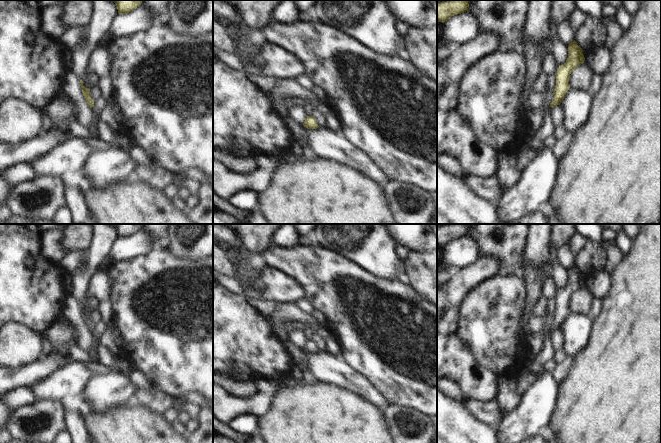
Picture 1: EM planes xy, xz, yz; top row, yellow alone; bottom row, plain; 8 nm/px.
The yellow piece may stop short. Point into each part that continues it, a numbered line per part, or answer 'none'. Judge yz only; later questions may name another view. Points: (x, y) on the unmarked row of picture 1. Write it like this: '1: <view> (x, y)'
none

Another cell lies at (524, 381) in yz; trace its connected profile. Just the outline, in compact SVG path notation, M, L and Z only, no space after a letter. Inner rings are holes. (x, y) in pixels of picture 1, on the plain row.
M527 371L525 374L521 375L516 380L516 384L517 384L516 389L521 397L524 395L528 387L532 383L534 383L535 380L536 380L536 377L530 371Z

